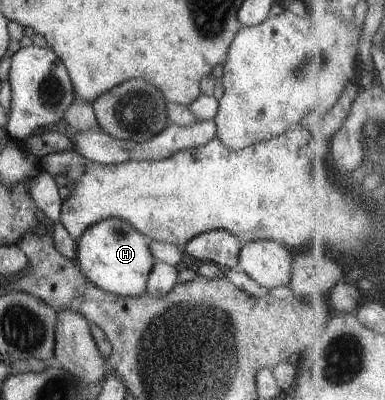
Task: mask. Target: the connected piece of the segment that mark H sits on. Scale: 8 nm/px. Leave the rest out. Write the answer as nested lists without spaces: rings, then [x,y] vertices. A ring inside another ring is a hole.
[[[102,219],[90,225],[76,240],[77,267],[89,283],[110,295],[141,295],[146,291],[146,281],[154,263],[148,248],[149,242],[148,238],[135,231],[126,221]]]

